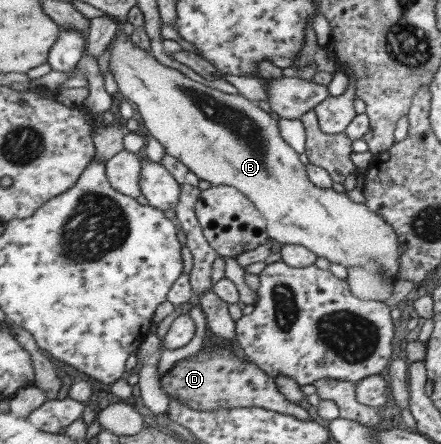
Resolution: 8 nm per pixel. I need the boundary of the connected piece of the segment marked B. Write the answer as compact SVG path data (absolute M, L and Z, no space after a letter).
M121 34L118 38L113 38L113 43L109 45L110 48L110 65L113 69L116 81L119 83L119 92L122 93L125 103L134 106L138 110L138 116L143 121L145 128L152 134L162 145L167 149L167 152L174 157L183 161L188 169L191 169L200 179L209 181L214 186L229 185L235 187L245 193L253 202L256 207L267 218L267 228L269 231L269 237L275 241L279 241L282 244L298 244L307 247L310 251L317 253L318 256L326 258L329 263L338 263L344 267L365 267L369 269L383 269L387 271L389 275L396 277L399 265L399 251L396 239L396 234L388 222L384 221L383 217L380 217L379 213L374 213L367 208L367 206L360 202L353 202L345 192L336 192L332 188L322 189L315 183L312 183L310 177L307 174L307 165L304 165L300 161L300 154L283 138L283 134L280 131L279 121L274 119L270 112L260 109L254 101L246 99L244 95L230 95L230 93L224 93L218 89L212 89L212 87L206 87L190 77L186 77L184 73L173 69L168 66L161 65L152 56L151 52L146 52L144 49L137 47L128 36Z

